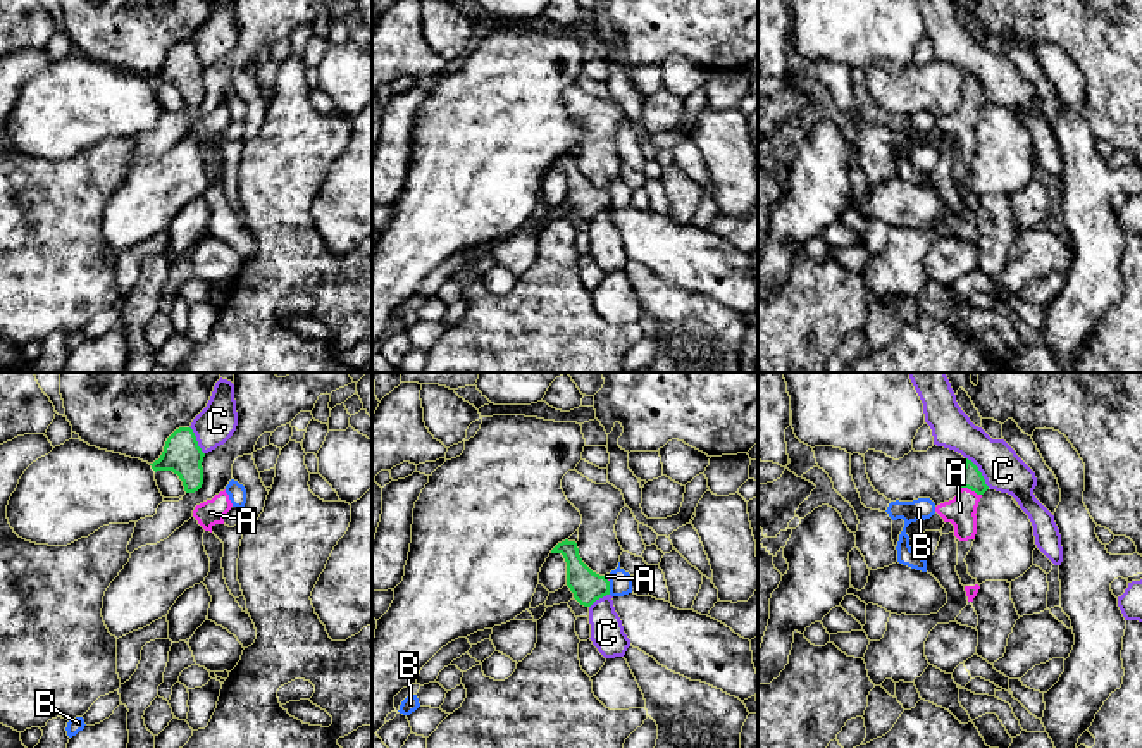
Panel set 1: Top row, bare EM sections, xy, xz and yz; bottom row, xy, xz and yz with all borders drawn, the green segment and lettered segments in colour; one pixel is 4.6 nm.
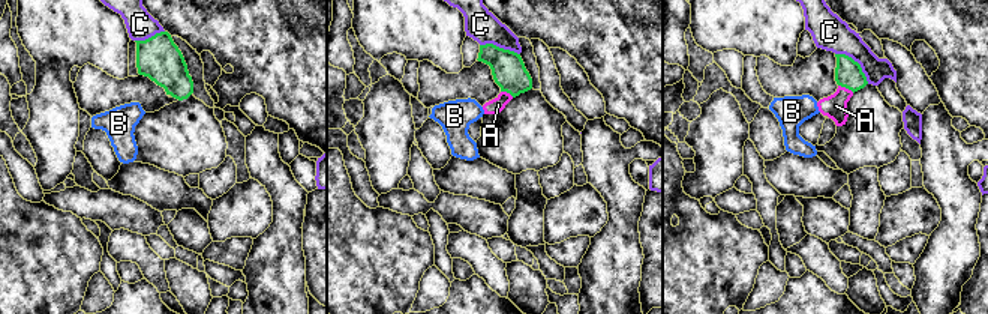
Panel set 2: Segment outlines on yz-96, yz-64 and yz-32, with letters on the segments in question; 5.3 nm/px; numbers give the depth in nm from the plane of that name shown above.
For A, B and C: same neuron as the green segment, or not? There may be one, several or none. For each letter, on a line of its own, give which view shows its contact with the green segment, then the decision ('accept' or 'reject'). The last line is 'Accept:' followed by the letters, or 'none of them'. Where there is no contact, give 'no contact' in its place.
A: yz | accept
B: xz | reject
C: yz | reject
Accept: A

